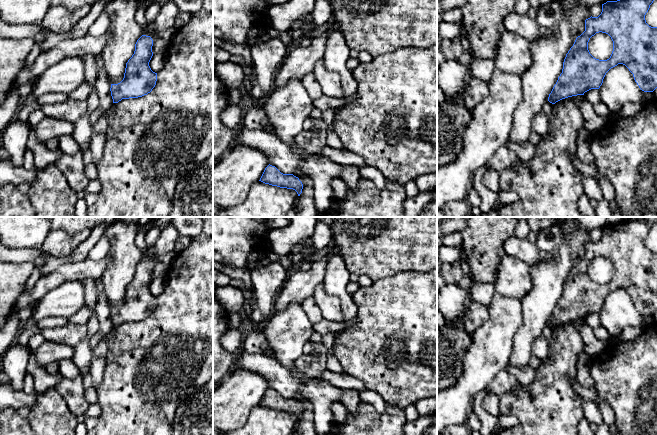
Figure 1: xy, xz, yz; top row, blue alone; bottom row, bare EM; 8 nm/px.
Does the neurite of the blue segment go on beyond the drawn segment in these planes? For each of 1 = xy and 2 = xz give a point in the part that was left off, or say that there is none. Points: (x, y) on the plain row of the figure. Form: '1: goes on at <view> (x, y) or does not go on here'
1: does not go on here
2: does not go on here

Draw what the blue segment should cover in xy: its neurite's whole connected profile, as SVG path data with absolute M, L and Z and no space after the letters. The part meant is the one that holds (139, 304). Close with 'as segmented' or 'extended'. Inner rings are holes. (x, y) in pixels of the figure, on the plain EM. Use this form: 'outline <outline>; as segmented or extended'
outline M142 259L137 264L134 278L126 287L123 304L118 308L111 308L113 327L122 323L142 321L155 311L157 297L149 290L153 280L152 270L153 264L150 260Z; as segmented

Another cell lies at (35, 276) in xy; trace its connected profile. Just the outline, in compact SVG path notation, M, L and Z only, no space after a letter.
M37 268L33 271L31 276L27 280L25 291L27 291L27 292L32 291L36 282L40 279L40 277L41 277L41 272L40 272L40 269Z

